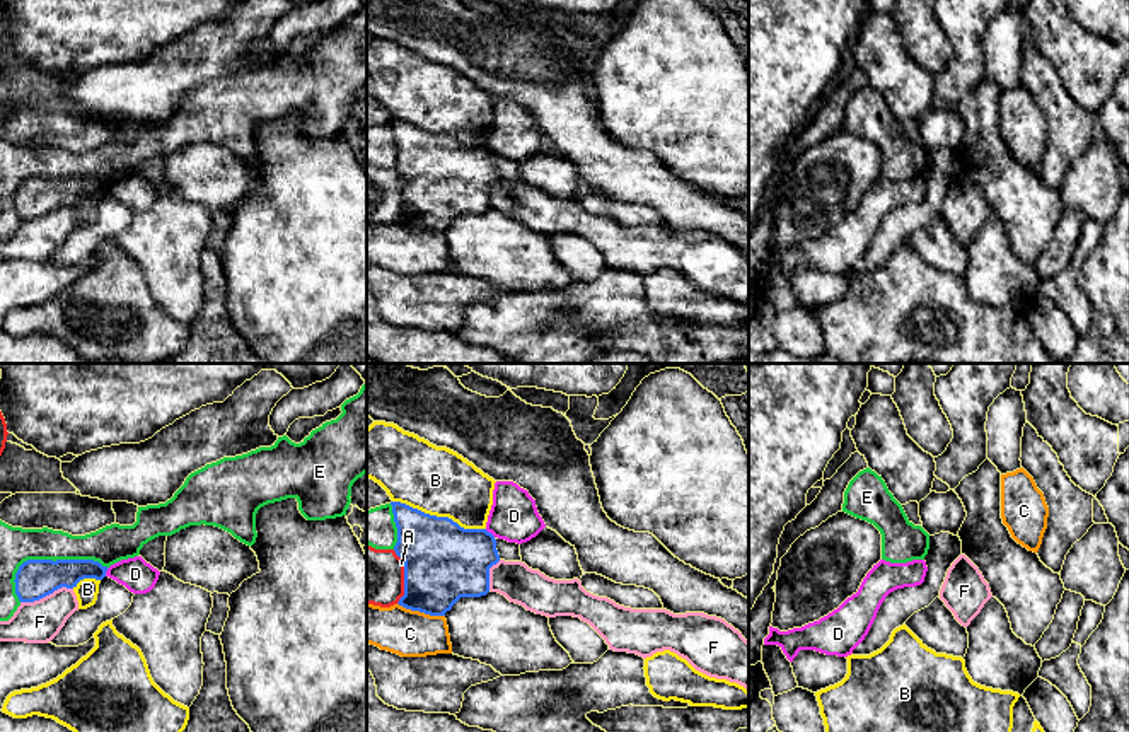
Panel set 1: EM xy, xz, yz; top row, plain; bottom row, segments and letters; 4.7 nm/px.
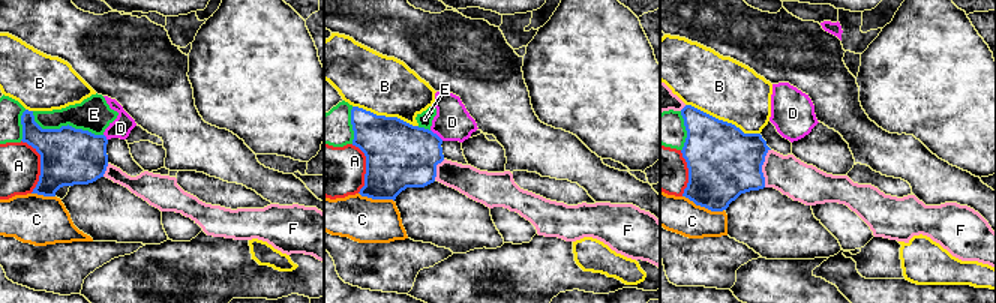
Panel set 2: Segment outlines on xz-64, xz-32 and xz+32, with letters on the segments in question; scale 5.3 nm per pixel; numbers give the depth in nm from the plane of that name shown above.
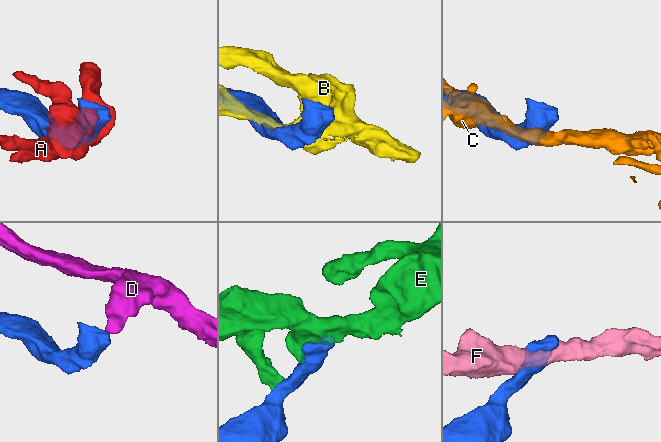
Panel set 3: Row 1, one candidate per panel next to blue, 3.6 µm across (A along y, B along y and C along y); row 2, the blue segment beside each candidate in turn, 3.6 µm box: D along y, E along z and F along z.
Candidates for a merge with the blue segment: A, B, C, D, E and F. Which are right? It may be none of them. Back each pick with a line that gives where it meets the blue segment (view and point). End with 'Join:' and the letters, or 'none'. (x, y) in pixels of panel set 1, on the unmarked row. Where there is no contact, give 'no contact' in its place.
Join: none

